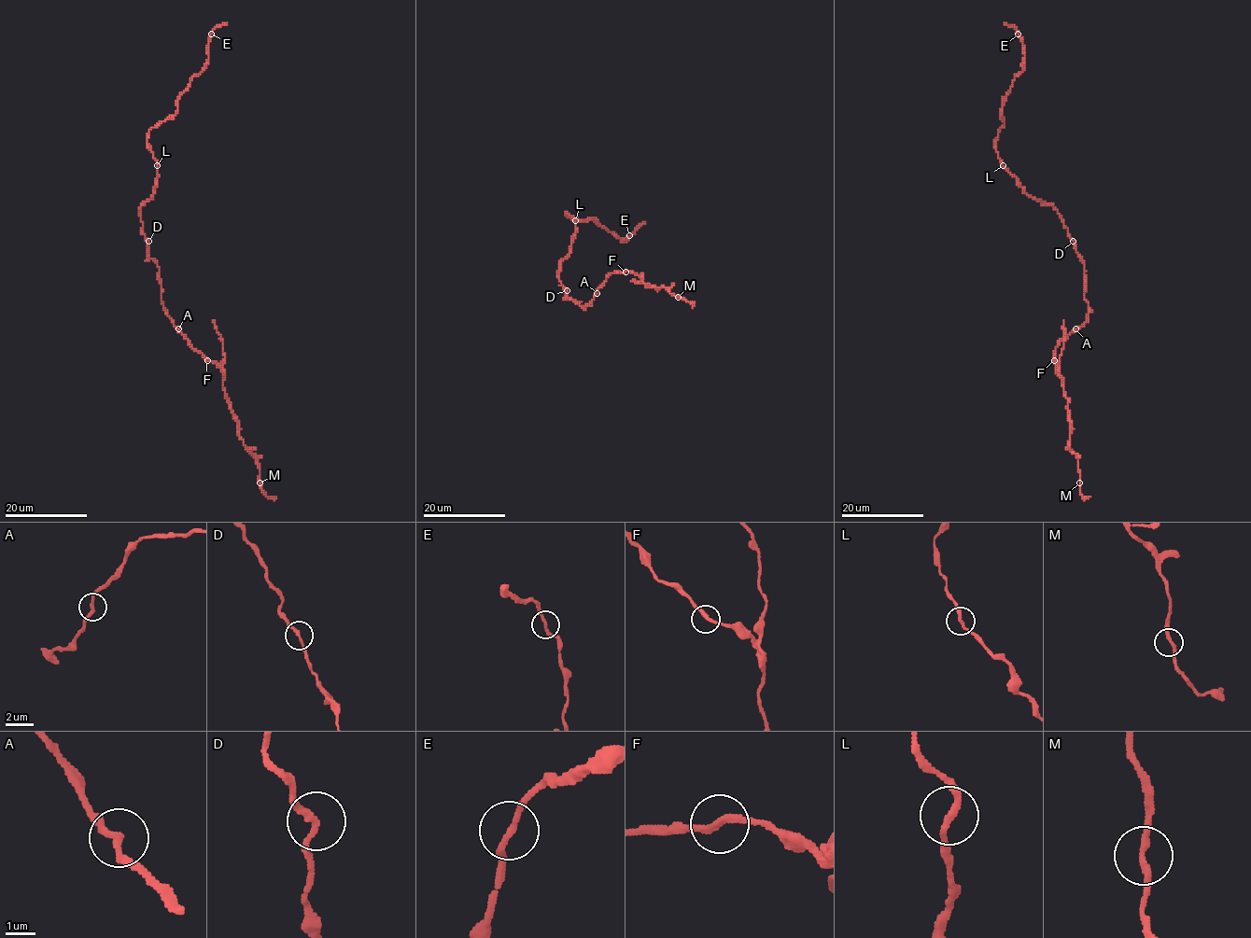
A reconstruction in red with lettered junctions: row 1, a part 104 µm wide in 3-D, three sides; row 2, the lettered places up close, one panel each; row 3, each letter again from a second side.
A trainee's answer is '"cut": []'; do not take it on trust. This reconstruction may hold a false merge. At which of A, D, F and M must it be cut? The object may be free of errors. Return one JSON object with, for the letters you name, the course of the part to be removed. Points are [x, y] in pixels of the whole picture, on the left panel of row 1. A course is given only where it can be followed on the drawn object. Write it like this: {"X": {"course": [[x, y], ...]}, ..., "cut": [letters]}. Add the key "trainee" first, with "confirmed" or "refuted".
{"trainee": "confirmed", "cut": []}

